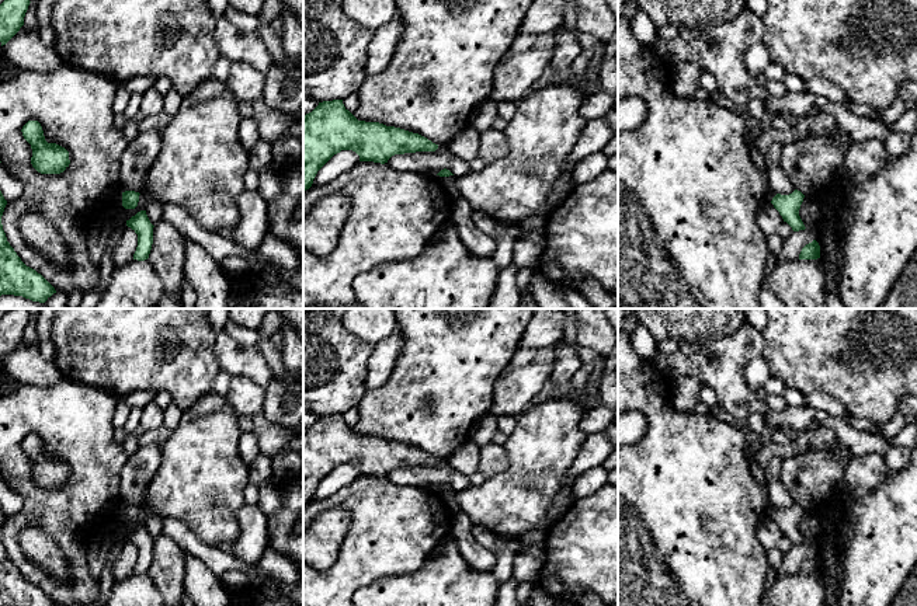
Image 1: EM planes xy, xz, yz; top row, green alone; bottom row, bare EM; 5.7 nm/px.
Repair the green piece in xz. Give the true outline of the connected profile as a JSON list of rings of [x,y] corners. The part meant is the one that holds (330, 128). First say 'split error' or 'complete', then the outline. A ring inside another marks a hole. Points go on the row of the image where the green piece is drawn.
complete; [[[343,100],[323,101],[303,115],[303,191],[317,171],[341,150],[352,150],[359,161],[385,164],[395,154],[435,152],[427,137],[379,122],[358,121]]]

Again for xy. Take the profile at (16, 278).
complete; [[[0,191],[0,296],[14,295],[45,303],[56,290],[41,274],[27,267],[7,241],[1,224],[6,205]]]

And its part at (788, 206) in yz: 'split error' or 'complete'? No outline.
complete

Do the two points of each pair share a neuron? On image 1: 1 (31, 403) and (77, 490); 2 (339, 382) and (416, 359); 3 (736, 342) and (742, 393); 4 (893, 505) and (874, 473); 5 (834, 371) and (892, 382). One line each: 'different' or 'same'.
1: same
2: different
3: same
4: different
5: same

